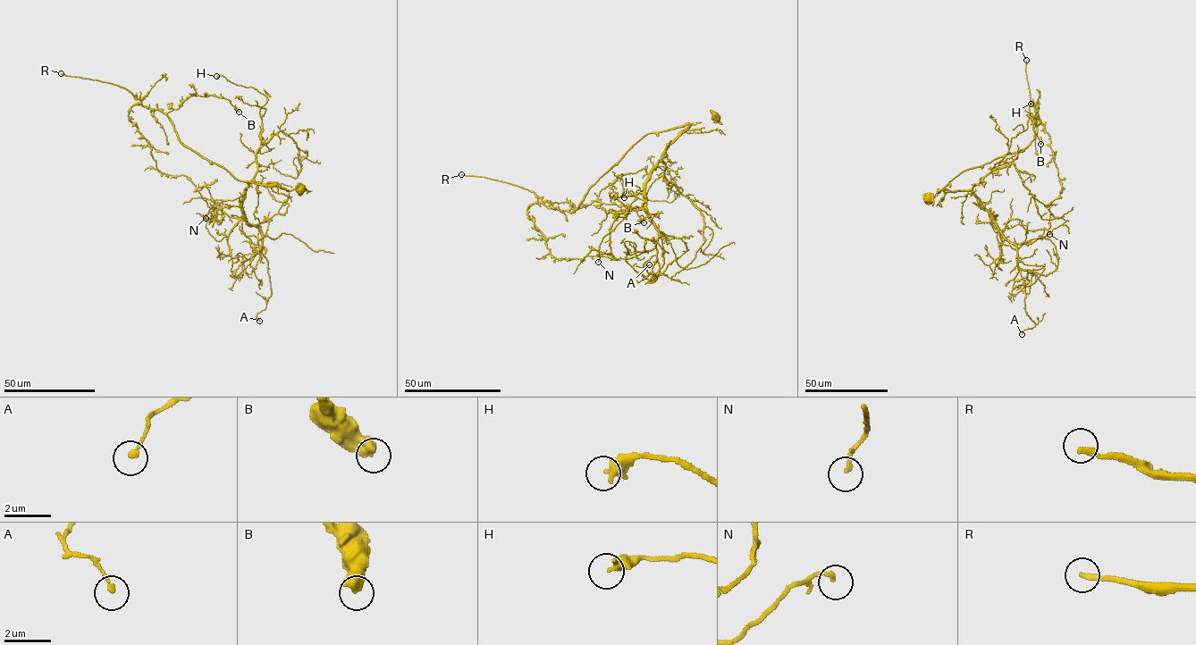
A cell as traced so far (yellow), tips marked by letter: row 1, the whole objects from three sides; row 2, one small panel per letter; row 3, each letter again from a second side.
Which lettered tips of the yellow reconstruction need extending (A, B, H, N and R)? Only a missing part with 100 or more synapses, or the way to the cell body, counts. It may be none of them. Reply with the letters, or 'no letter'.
R

